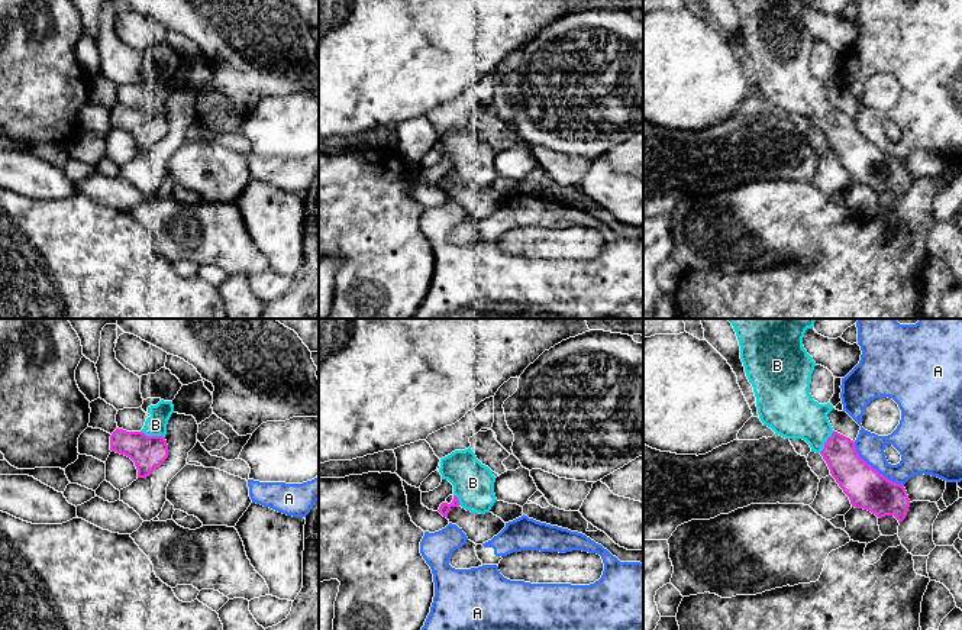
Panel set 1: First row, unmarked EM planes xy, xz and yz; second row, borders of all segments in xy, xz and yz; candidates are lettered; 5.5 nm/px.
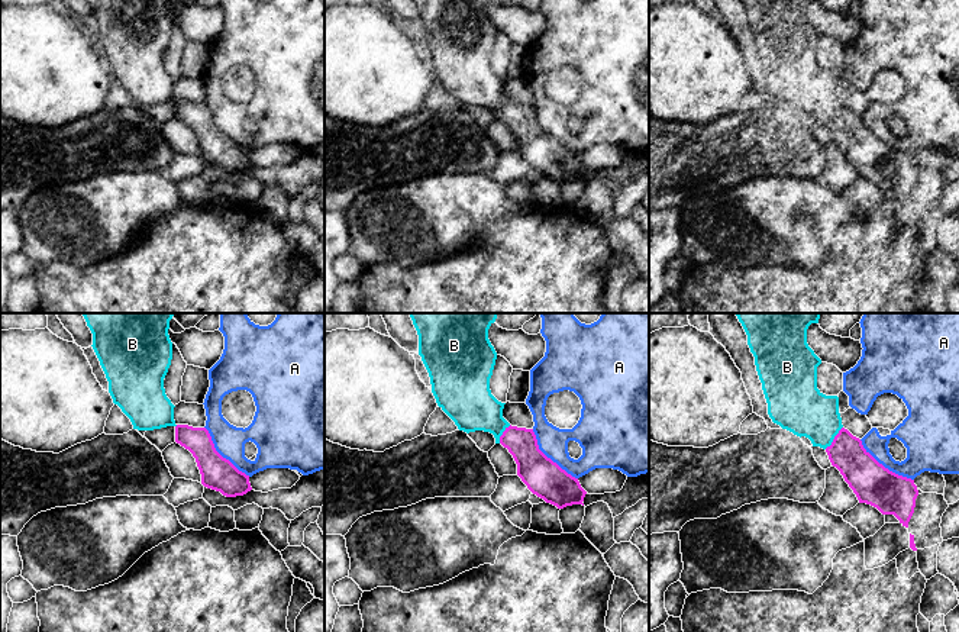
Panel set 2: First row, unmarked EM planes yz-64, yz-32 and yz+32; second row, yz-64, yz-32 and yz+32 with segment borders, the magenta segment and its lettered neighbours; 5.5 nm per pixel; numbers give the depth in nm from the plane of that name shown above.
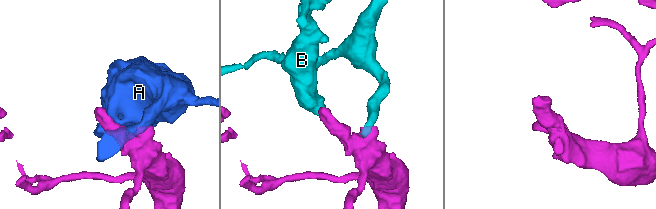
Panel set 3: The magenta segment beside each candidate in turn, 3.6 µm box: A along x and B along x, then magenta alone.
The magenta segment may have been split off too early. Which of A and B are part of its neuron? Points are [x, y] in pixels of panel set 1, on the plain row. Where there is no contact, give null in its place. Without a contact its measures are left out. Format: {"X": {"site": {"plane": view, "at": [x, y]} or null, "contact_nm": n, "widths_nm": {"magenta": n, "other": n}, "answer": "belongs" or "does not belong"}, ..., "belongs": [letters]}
{"A": {"site": {"plane": "yz", "at": [875, 145]}, "contact_nm": 380, "widths_nm": {"magenta": 220, "other": 190}, "answer": "does not belong"}, "B": {"site": {"plane": "xy", "at": [152, 112]}, "contact_nm": 140, "widths_nm": {"magenta": 190, "other": 120}, "answer": "belongs"}, "belongs": ["B"]}

